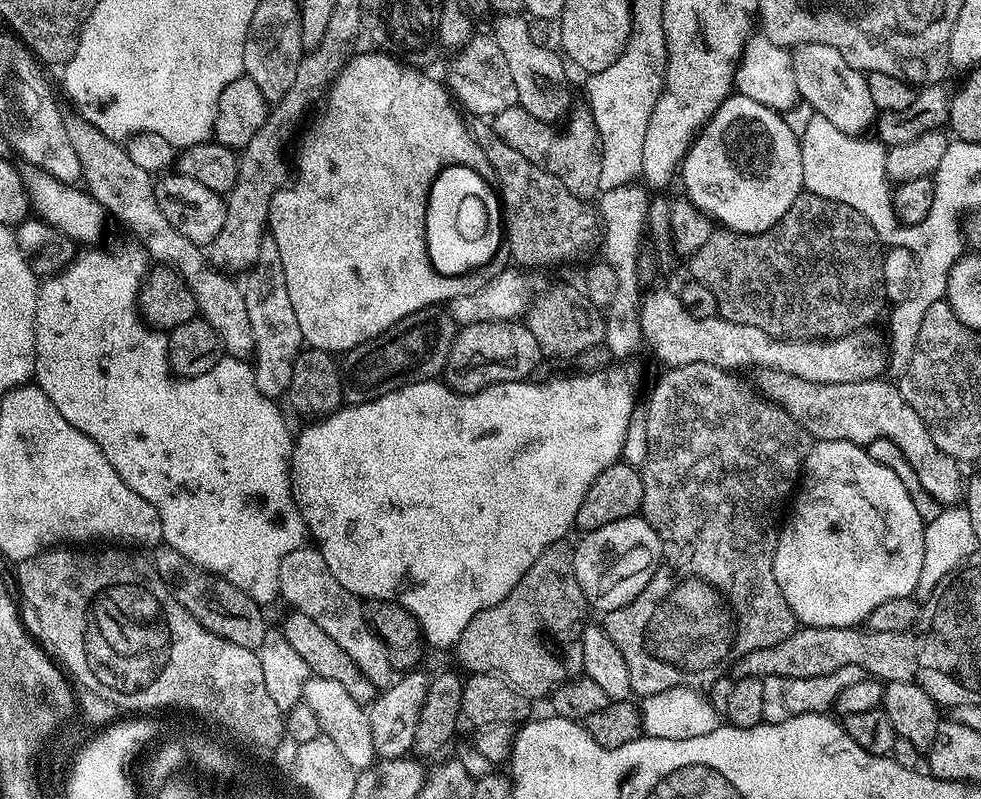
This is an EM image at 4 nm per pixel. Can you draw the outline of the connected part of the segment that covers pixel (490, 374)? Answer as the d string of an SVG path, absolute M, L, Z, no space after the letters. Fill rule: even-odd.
M491 320L466 324L457 331L452 342L442 380L453 392L481 392L492 384L528 380L535 373L532 371L539 360L542 360L542 353L538 342L534 342L534 334L530 334L527 323Z

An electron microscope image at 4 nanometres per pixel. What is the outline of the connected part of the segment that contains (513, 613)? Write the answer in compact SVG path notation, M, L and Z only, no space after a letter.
M568 542L552 544L545 548L538 562L522 574L522 582L518 582L518 586L514 586L502 602L482 610L465 626L454 645L456 660L465 668L465 673L491 672L503 676L529 698L547 697L552 689L584 671L582 634L586 627L584 615L589 615L589 612L588 600L582 594L582 586L578 586L578 578L574 574L573 545Z

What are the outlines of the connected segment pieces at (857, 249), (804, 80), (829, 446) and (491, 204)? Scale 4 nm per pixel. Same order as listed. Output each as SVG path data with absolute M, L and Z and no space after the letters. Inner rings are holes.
M807 190L800 193L799 198L792 203L790 210L782 214L782 218L774 226L770 226L765 232L733 232L731 230L712 230L706 242L698 247L695 255L691 257L691 275L705 284L714 294L716 299L716 311L724 320L730 322L742 322L742 326L758 326L758 330L766 330L766 334L777 336L780 340L837 340L840 336L850 336L867 329L876 320L880 311L885 311L886 297L884 294L884 275L882 274L882 262L884 261L885 249L878 238L878 234L850 206L846 206L837 200L822 198L818 194Z
M802 44L792 52L794 76L798 82L800 100L812 107L811 111L817 116L826 118L826 122L834 122L838 130L858 136L873 127L878 115L874 106L874 98L870 98L868 78L865 73L858 71L834 50L834 46L825 44Z
M816 440L809 447L808 457L804 459L802 479L799 481L798 491L795 493L791 508L776 538L774 578L778 582L778 590L782 590L782 598L786 598L790 610L796 615L797 621L801 625L810 628L851 628L860 626L867 621L868 615L874 610L874 606L882 606L882 602L890 602L890 598L906 598L915 593L922 567L926 521L918 514L918 510L914 510L914 502L910 498L906 486L902 486L898 474L894 474L894 470L886 470L886 466L878 466L878 462L874 462L874 458L870 458L867 447L849 440Z
M444 168L431 186L427 204L427 250L432 265L447 276L459 276L492 259L502 246L502 208L491 183L473 168Z

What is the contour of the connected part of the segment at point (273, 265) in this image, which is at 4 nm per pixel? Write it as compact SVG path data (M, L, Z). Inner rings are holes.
M271 238L264 239L258 250L258 258L247 276L252 279L252 288L244 284L242 289L255 344L256 385L264 396L280 398L288 391L292 363L300 355L304 339L302 330L298 330L298 318L294 318L294 306L290 306L290 293L286 291L286 274L282 274L282 254L278 254L278 242Z

